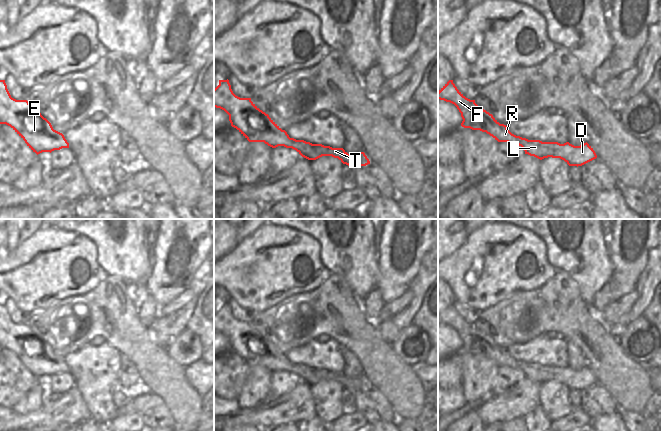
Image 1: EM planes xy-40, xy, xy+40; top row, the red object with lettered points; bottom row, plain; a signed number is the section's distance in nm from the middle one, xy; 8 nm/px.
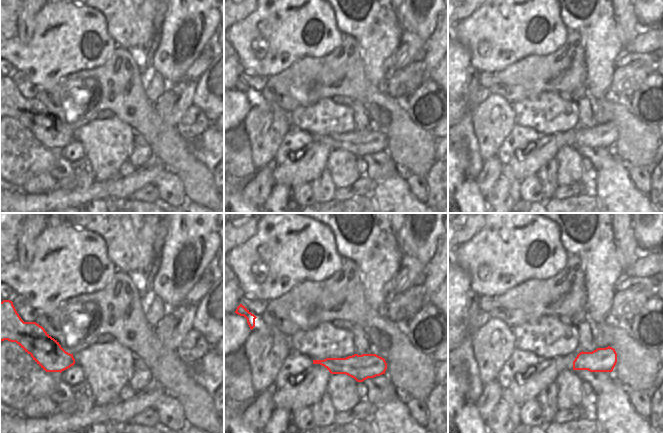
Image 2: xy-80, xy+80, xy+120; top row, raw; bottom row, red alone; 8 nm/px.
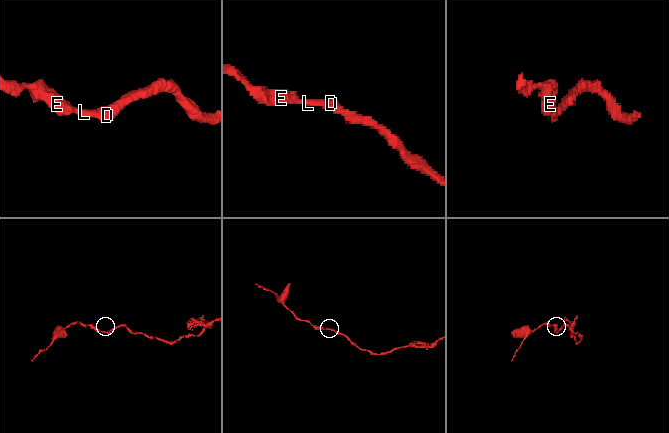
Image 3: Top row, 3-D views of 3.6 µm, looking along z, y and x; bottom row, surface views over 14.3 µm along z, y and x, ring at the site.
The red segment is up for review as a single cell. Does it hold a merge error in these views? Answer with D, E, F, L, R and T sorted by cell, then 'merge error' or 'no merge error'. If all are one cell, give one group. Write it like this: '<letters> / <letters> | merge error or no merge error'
D E F L R T | no merge error

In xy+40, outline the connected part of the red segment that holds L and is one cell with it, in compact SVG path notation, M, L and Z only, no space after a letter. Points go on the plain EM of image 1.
M449 304L438 315L438 323L450 326L457 331L463 343L462 351L486 356L498 366L518 368L525 375L525 378L540 384L548 381L560 382L569 390L578 391L597 382L595 375L587 366L580 370L574 370L569 366L564 368L542 366L512 358L506 349L500 348L492 338L478 330L475 324L466 322L457 313L453 304Z

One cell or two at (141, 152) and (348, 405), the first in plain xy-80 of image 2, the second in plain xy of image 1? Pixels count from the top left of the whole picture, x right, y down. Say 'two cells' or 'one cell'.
two cells

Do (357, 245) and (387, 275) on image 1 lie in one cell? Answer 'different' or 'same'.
different

